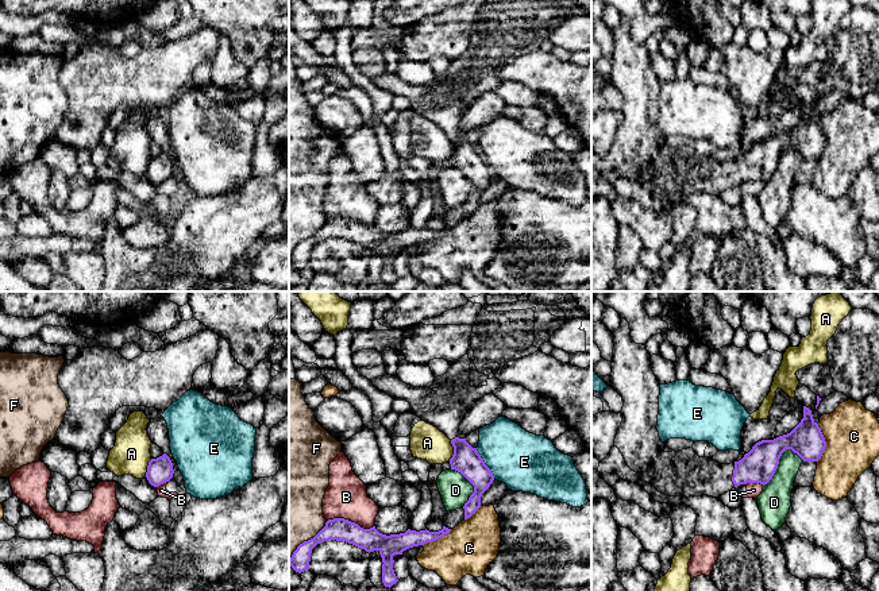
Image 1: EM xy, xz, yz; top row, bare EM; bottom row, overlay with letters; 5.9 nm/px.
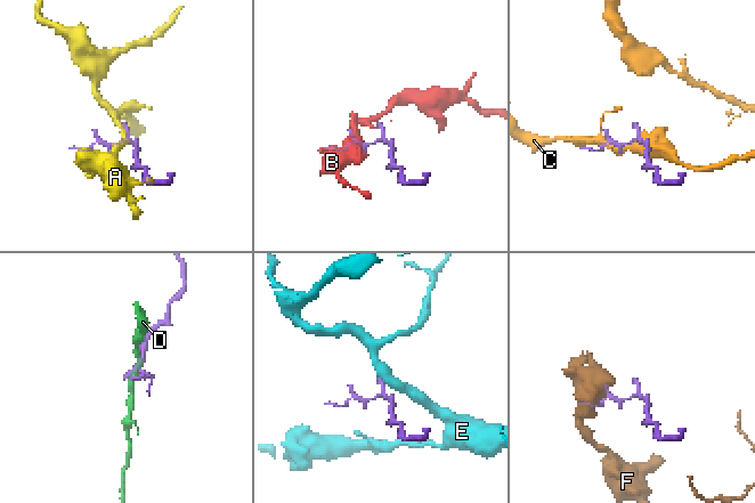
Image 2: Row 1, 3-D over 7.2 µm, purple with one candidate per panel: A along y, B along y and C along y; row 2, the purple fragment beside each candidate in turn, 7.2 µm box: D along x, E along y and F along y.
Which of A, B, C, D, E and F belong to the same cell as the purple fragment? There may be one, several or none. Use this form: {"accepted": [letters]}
{"accepted": []}

